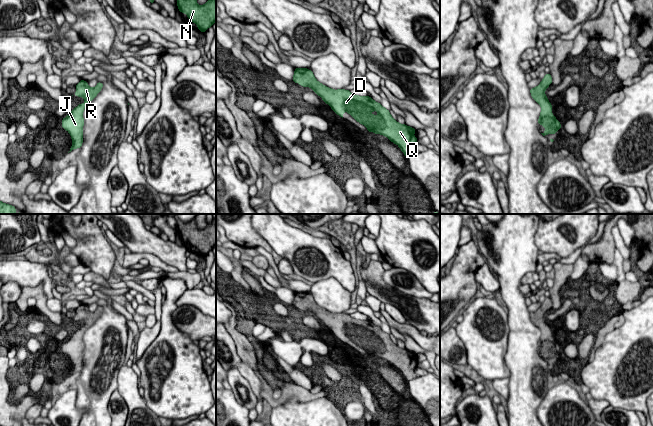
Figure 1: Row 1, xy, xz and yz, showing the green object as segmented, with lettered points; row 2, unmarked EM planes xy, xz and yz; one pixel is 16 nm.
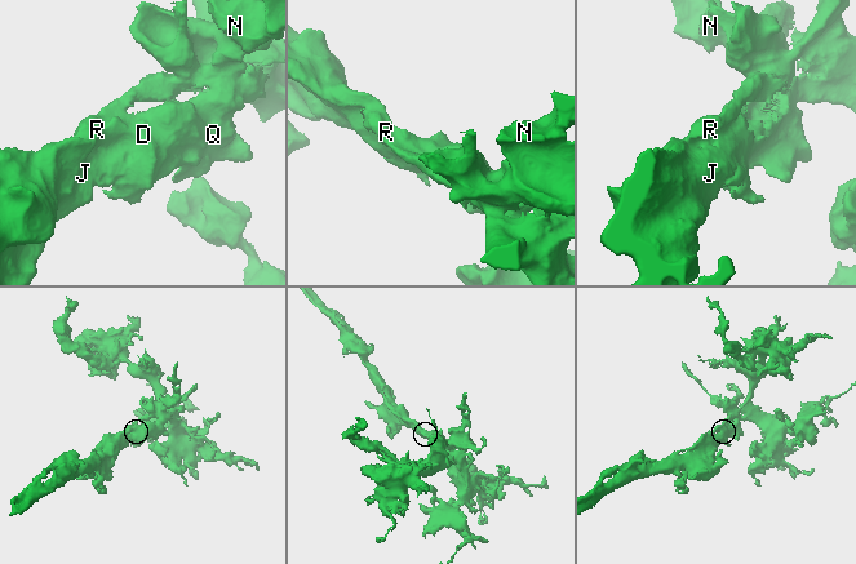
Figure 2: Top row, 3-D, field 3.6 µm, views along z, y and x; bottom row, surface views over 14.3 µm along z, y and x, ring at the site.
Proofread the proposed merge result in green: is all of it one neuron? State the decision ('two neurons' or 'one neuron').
one neuron

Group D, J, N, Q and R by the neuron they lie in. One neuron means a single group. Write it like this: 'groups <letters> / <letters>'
groups D J N Q R

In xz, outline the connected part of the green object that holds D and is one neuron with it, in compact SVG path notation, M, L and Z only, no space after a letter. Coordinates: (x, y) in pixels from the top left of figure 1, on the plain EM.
M295 292L292 304L303 311L310 311L340 341L343 342L343 336L346 335L355 345L364 349L368 356L389 362L406 381L419 377L415 373L418 362L413 359L417 354L398 347L389 334L370 320L354 319L345 313L331 313L318 306L308 292Z

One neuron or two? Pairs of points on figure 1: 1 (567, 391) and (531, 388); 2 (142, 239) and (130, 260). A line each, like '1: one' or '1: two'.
1: two
2: two

